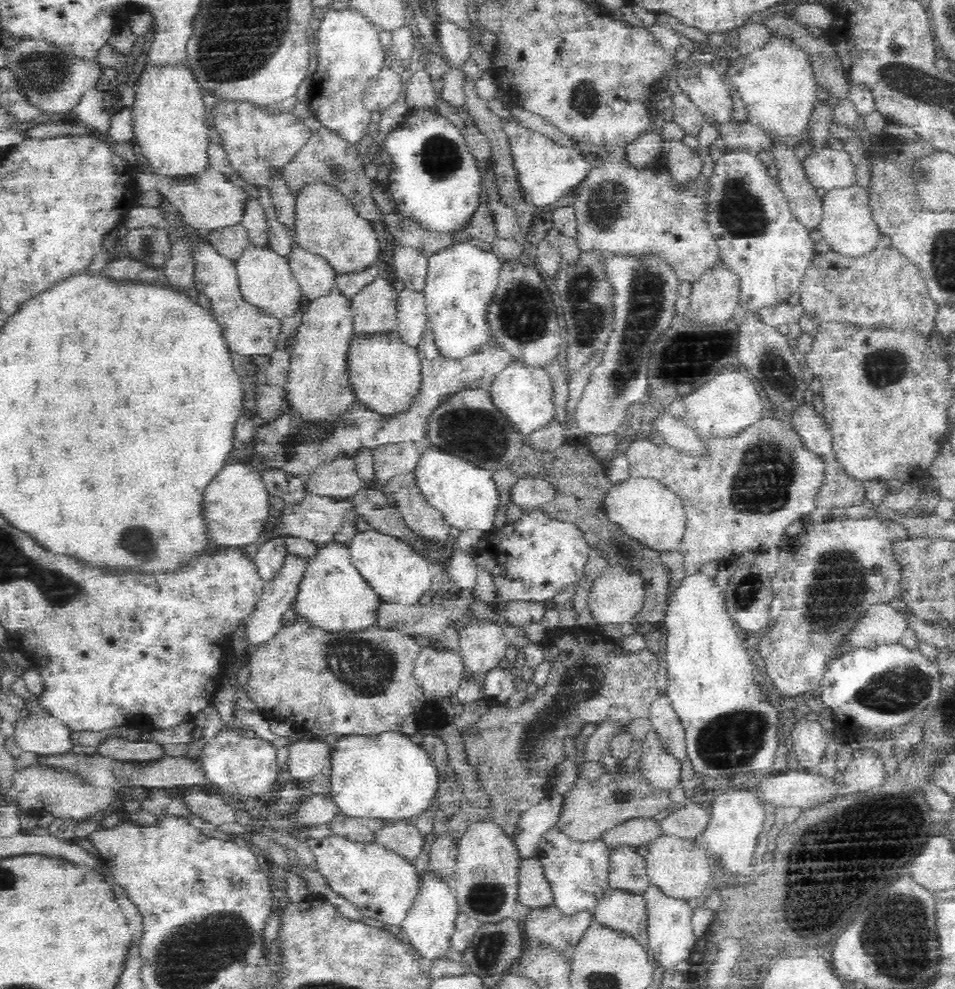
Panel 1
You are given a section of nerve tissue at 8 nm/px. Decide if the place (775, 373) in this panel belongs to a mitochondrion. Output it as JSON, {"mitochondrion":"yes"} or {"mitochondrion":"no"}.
{"mitochondrion":"yes"}

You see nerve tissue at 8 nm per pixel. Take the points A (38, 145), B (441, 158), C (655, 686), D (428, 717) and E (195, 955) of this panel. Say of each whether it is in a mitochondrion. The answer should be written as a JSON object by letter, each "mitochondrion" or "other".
{"A":"other","B":"mitochondrion","C":"other","D":"mitochondrion","E":"mitochondrion"}

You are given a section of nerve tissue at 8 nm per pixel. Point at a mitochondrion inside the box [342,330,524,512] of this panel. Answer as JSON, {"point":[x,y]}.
{"point":[465,423]}

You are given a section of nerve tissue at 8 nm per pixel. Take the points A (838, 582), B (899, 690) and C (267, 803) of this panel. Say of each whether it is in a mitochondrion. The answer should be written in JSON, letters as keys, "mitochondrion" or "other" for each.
{"A":"mitochondrion","B":"mitochondrion","C":"other"}

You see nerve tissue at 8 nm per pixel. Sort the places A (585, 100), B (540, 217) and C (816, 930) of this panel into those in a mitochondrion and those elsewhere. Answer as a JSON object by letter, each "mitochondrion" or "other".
{"A":"mitochondrion","B":"other","C":"other"}

